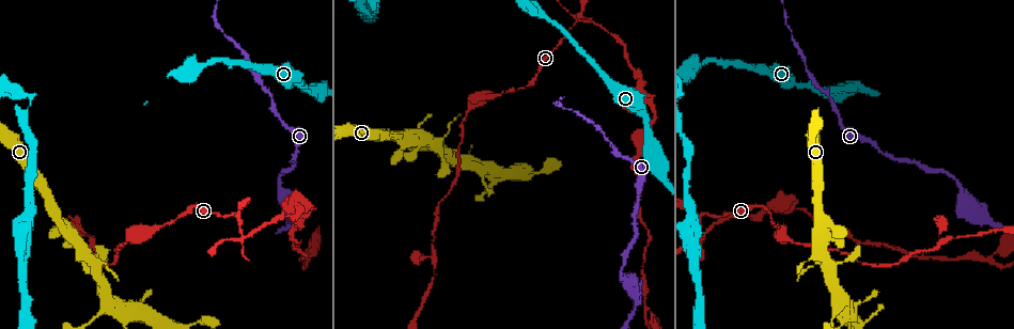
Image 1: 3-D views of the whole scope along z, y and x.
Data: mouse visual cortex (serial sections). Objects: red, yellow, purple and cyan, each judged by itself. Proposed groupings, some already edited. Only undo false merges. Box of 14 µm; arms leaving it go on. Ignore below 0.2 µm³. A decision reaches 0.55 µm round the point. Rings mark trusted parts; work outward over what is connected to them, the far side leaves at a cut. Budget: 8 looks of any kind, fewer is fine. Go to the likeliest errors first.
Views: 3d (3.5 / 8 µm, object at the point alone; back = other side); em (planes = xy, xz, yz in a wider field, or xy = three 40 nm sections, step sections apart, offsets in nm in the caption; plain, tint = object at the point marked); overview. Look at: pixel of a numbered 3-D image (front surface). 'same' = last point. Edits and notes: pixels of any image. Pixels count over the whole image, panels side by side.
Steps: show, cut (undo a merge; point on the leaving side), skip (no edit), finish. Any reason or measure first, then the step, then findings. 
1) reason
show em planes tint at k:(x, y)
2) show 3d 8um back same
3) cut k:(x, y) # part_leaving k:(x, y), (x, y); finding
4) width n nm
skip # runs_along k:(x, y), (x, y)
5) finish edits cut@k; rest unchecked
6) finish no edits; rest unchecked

arms part here
show 3d 3.5um back at 1:(244, 236)

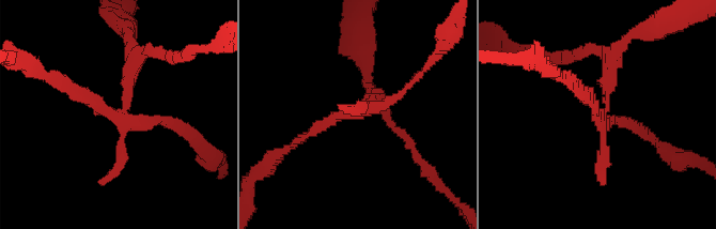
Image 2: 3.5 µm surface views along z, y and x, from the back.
show em xy step 5 tint at 2:(603, 114)

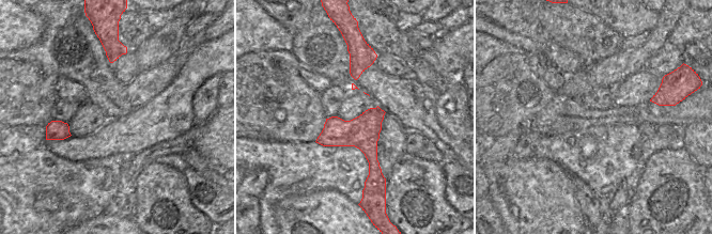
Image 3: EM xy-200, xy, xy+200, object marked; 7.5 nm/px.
cut 2:(90, 102) # part_leaving 2:(122, 113), (40, 74); a second cell is stuck on

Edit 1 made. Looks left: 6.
show overview

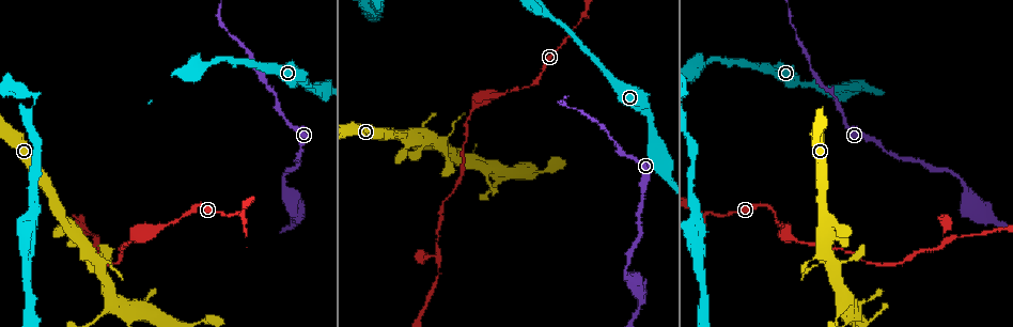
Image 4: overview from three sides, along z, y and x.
thick turns thin
show 3d 3.5um at 4:(841, 303)

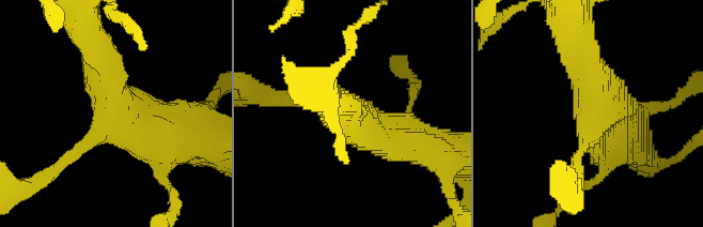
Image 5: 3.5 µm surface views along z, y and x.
arms 3; arm_widths 200, 450, 600 nm
show em xy step 3 plain at 5:(110, 116)

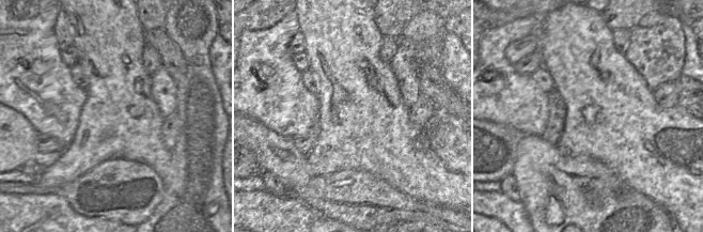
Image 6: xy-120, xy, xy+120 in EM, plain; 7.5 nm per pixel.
with the object marked
show em xy step 3 tint same

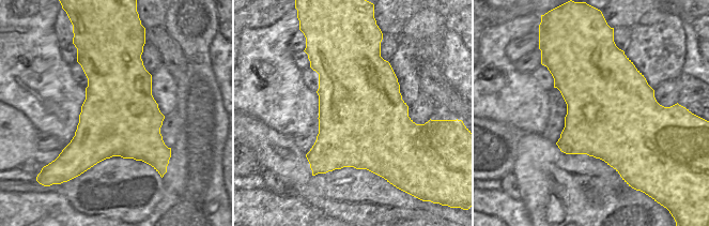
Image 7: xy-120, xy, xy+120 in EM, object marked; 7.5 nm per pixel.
skip # runs_along 5:(94, 42), (107, 91), (176, 137); all the same cell

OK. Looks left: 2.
thick turns thin
show 3d 3.5um at 4:(318, 91)

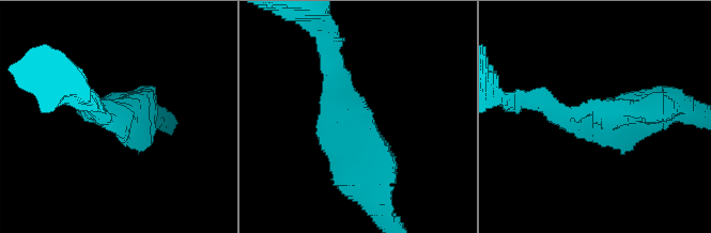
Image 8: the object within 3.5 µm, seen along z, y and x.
show em planes tint at 8:(361, 126)

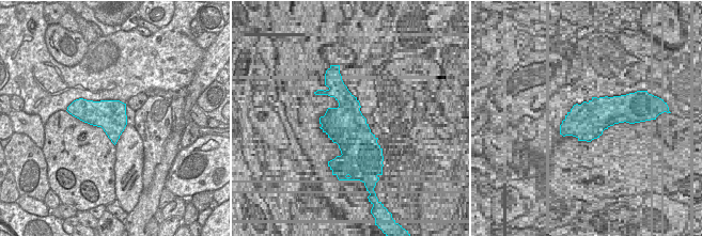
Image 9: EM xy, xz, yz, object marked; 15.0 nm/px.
skip # runs_along 8:(330, 70), (360, 115), (376, 192); all the same cell

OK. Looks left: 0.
finish edits cut@2; rest unchecked

